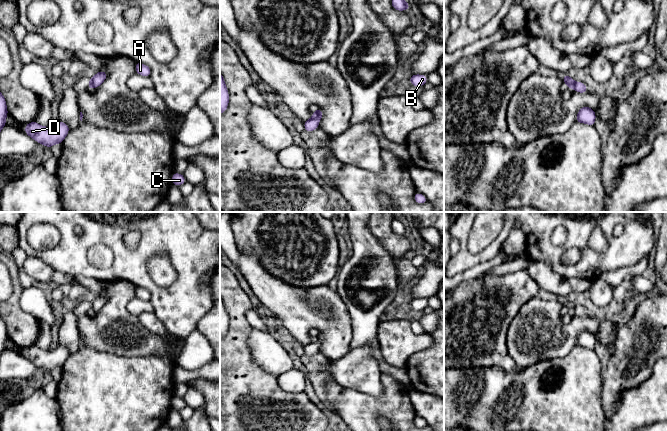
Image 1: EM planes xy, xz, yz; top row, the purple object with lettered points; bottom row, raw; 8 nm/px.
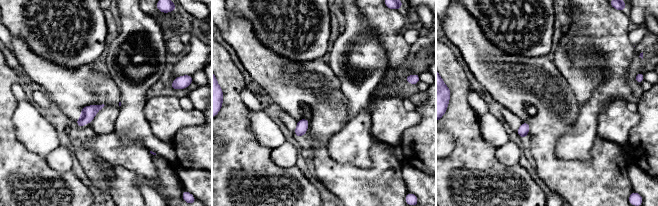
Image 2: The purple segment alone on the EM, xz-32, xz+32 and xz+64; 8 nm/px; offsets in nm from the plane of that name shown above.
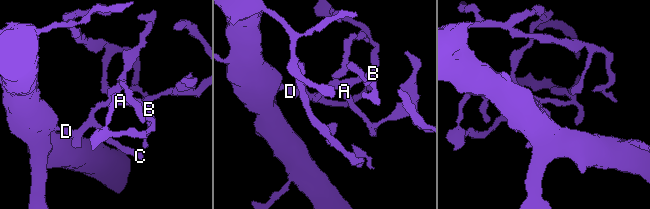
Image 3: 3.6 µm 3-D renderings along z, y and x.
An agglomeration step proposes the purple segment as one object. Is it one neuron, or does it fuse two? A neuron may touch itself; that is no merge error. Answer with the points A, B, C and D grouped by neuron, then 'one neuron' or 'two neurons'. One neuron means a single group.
A B C D | one neuron

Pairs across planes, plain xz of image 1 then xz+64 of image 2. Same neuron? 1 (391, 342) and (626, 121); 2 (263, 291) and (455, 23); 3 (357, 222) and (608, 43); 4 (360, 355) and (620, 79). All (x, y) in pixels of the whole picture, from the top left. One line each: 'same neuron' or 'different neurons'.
1: same neuron
2: same neuron
3: different neurons
4: same neuron

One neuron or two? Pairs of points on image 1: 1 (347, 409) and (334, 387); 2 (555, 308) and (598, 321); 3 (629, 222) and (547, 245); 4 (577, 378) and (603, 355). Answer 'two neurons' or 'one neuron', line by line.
1: one neuron
2: one neuron
3: one neuron
4: two neurons

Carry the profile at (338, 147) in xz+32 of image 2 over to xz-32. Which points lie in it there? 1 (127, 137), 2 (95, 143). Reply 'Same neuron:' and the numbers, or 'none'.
Same neuron: 2

